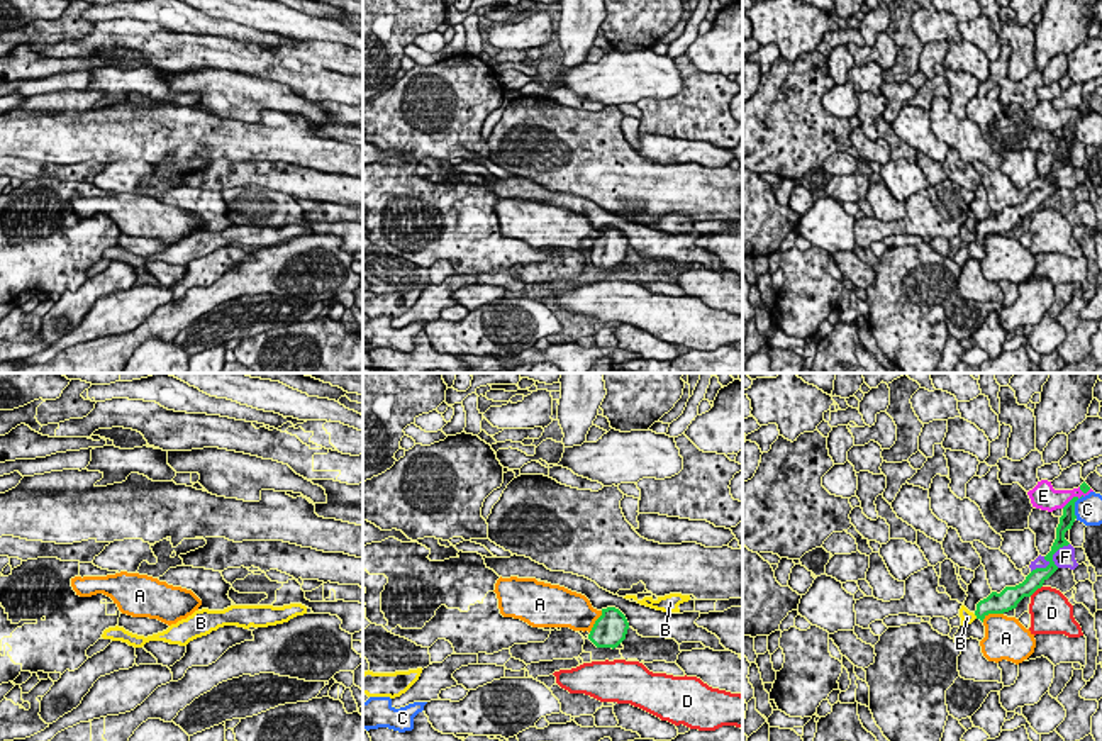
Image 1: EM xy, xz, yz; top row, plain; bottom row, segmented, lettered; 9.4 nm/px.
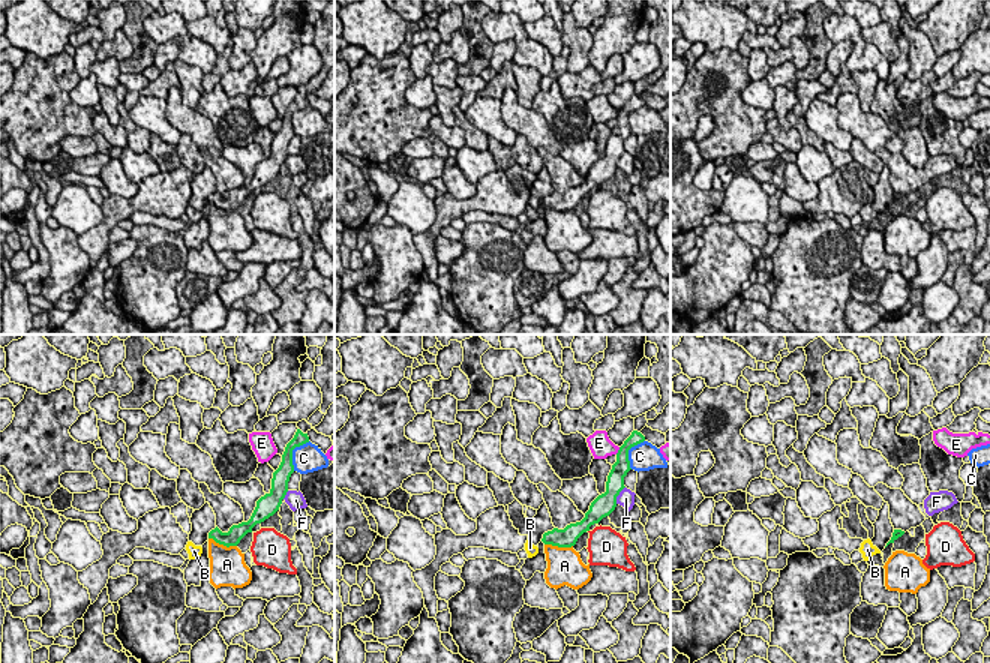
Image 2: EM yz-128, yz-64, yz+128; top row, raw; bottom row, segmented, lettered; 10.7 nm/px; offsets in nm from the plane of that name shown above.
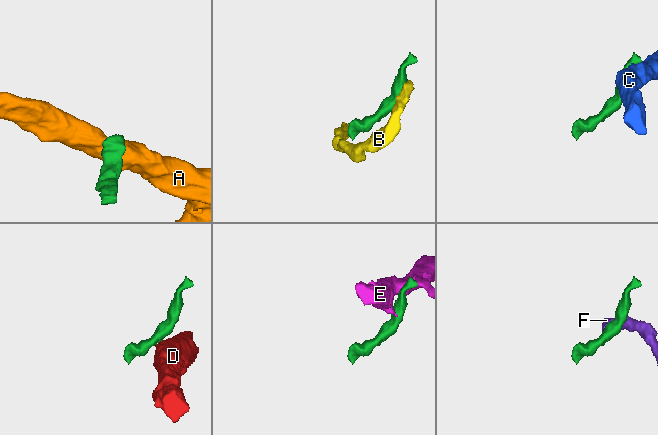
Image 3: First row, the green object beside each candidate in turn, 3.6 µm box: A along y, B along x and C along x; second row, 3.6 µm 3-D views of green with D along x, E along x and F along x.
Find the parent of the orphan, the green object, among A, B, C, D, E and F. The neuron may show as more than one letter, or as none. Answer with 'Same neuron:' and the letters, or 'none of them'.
Same neuron: none of them

